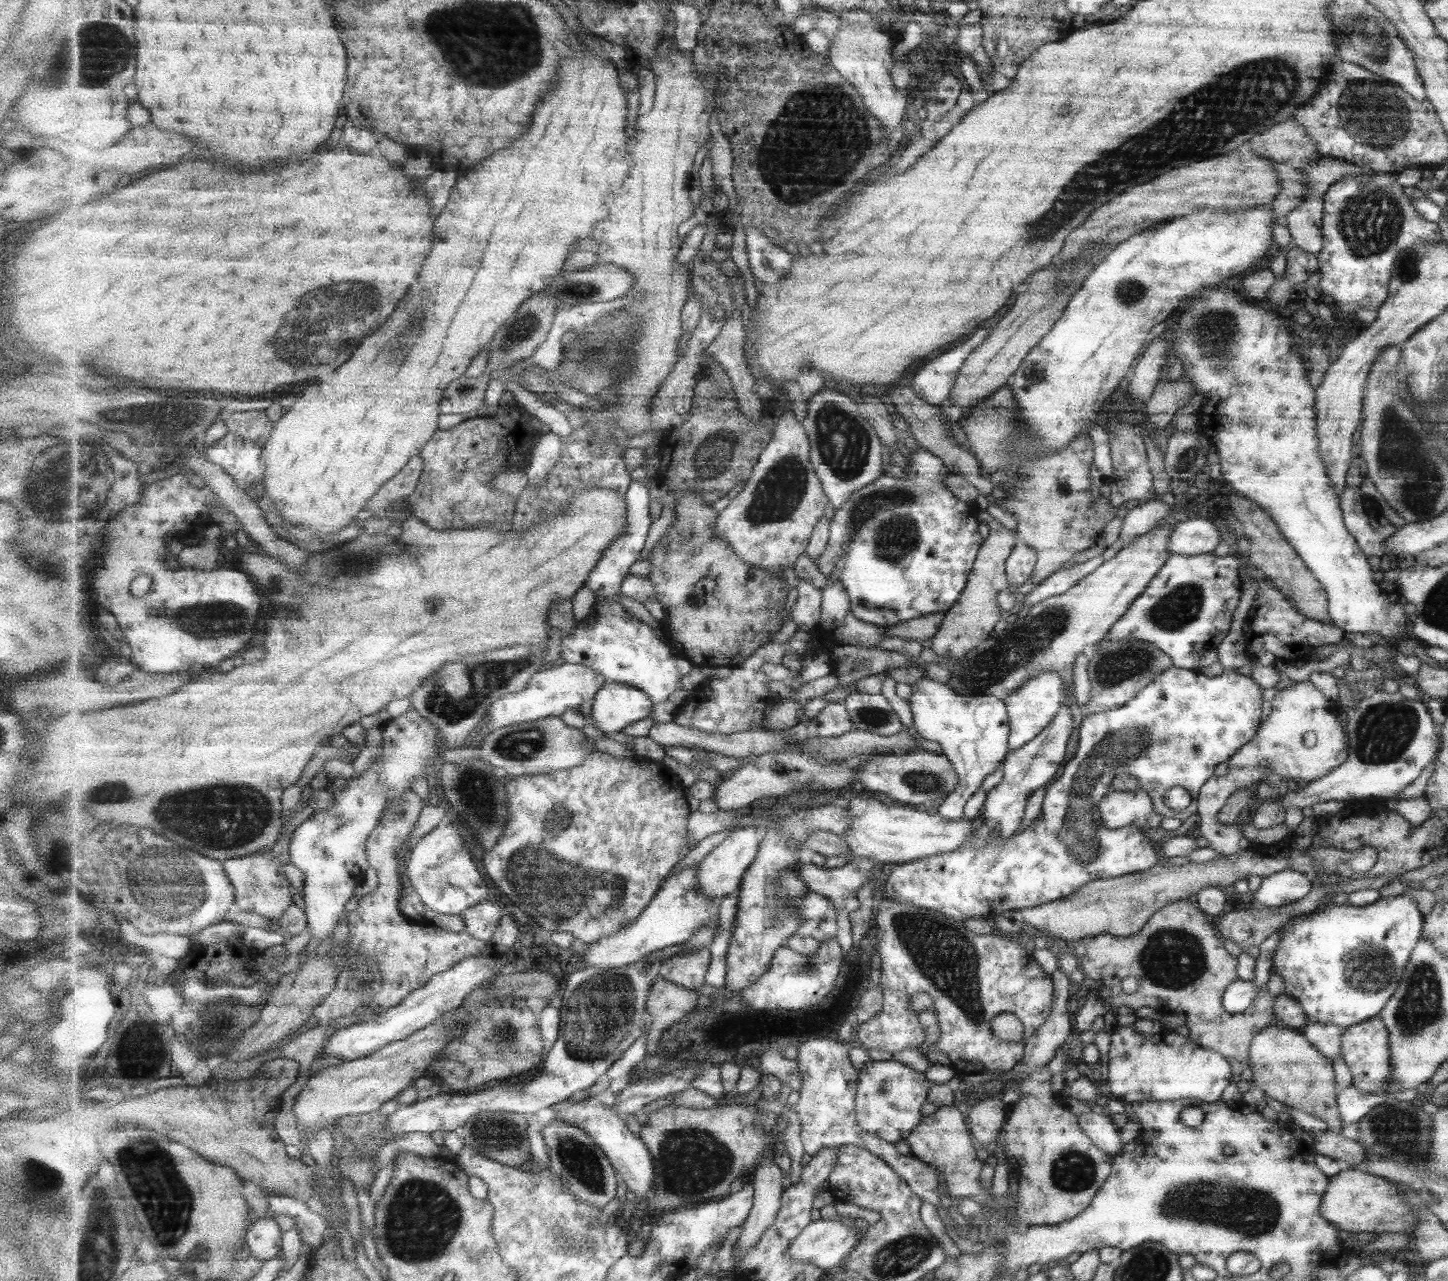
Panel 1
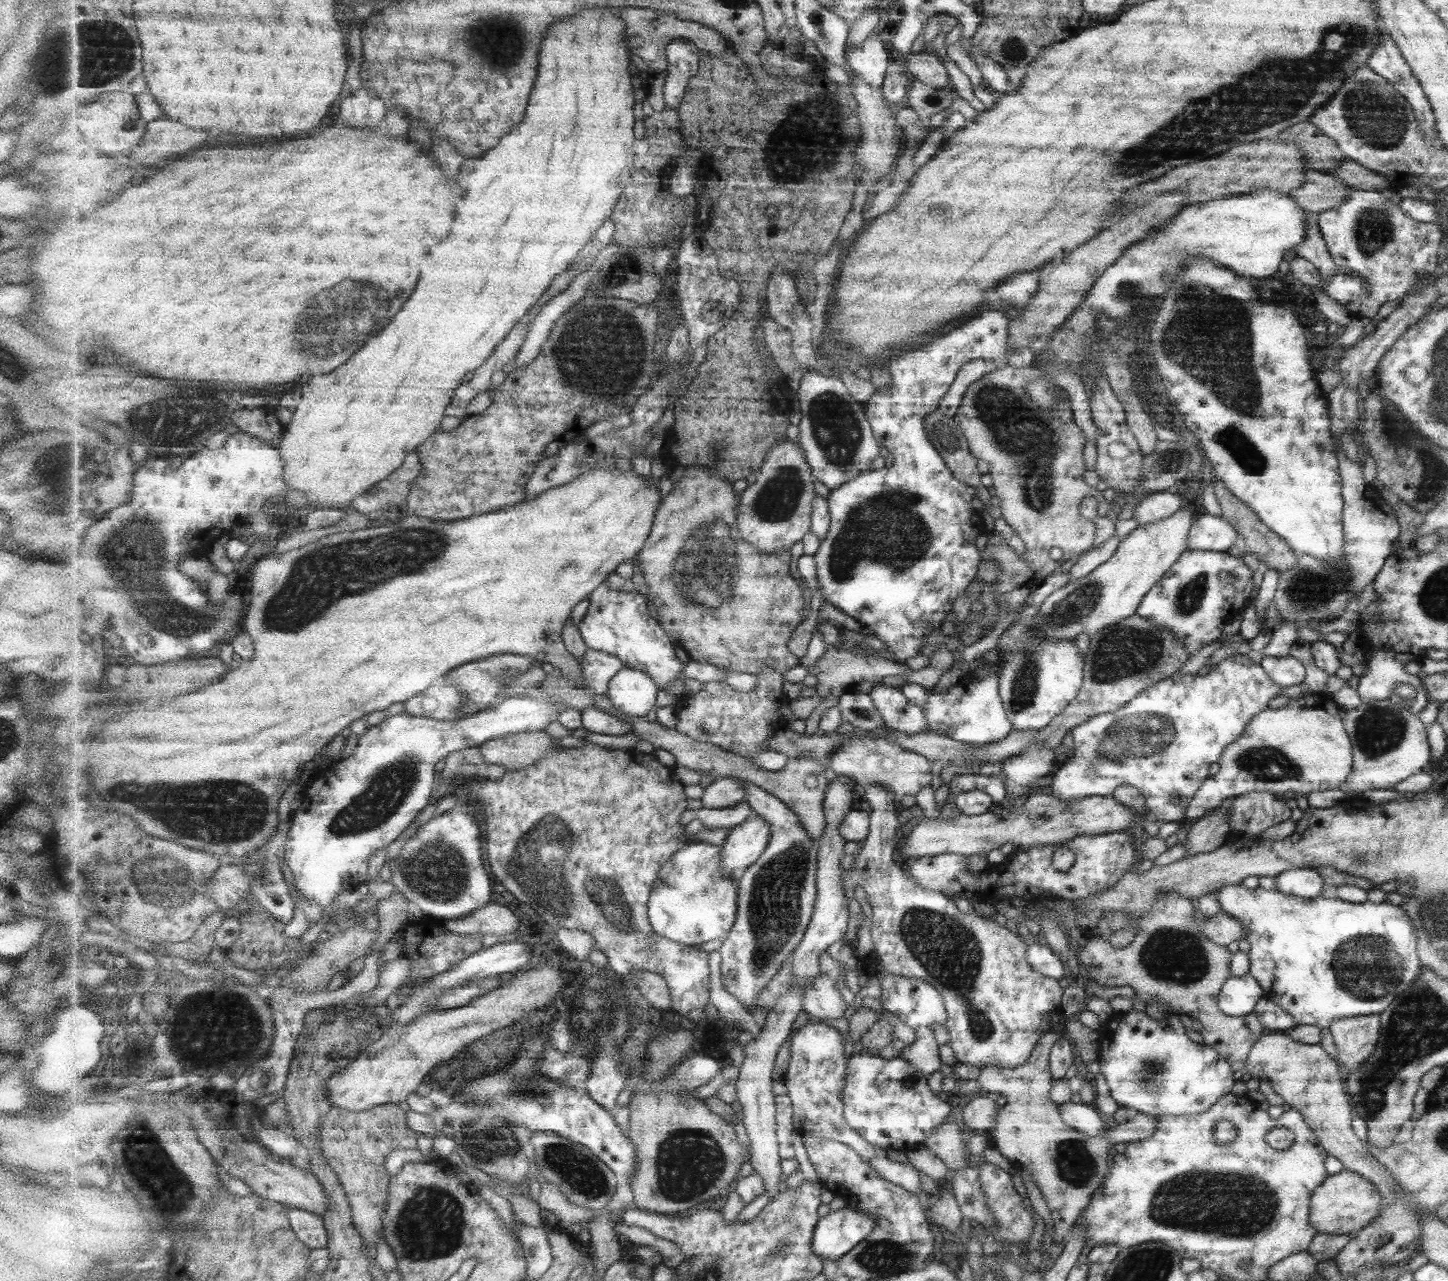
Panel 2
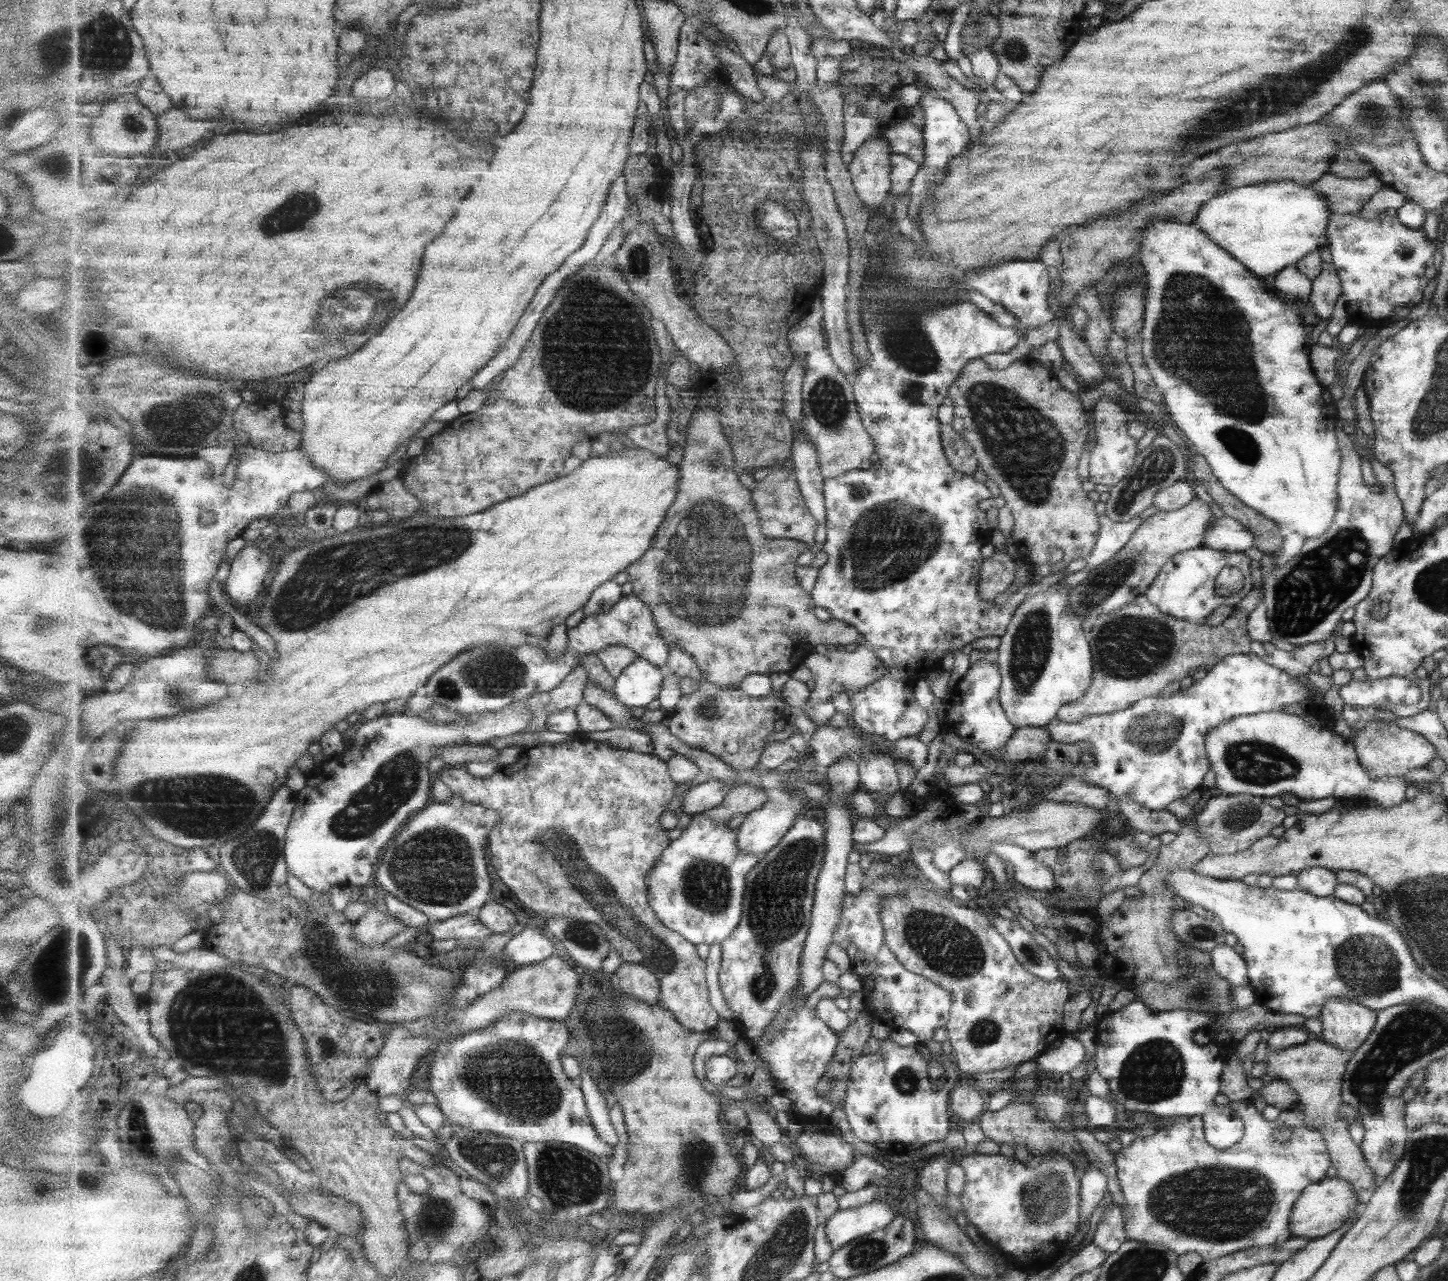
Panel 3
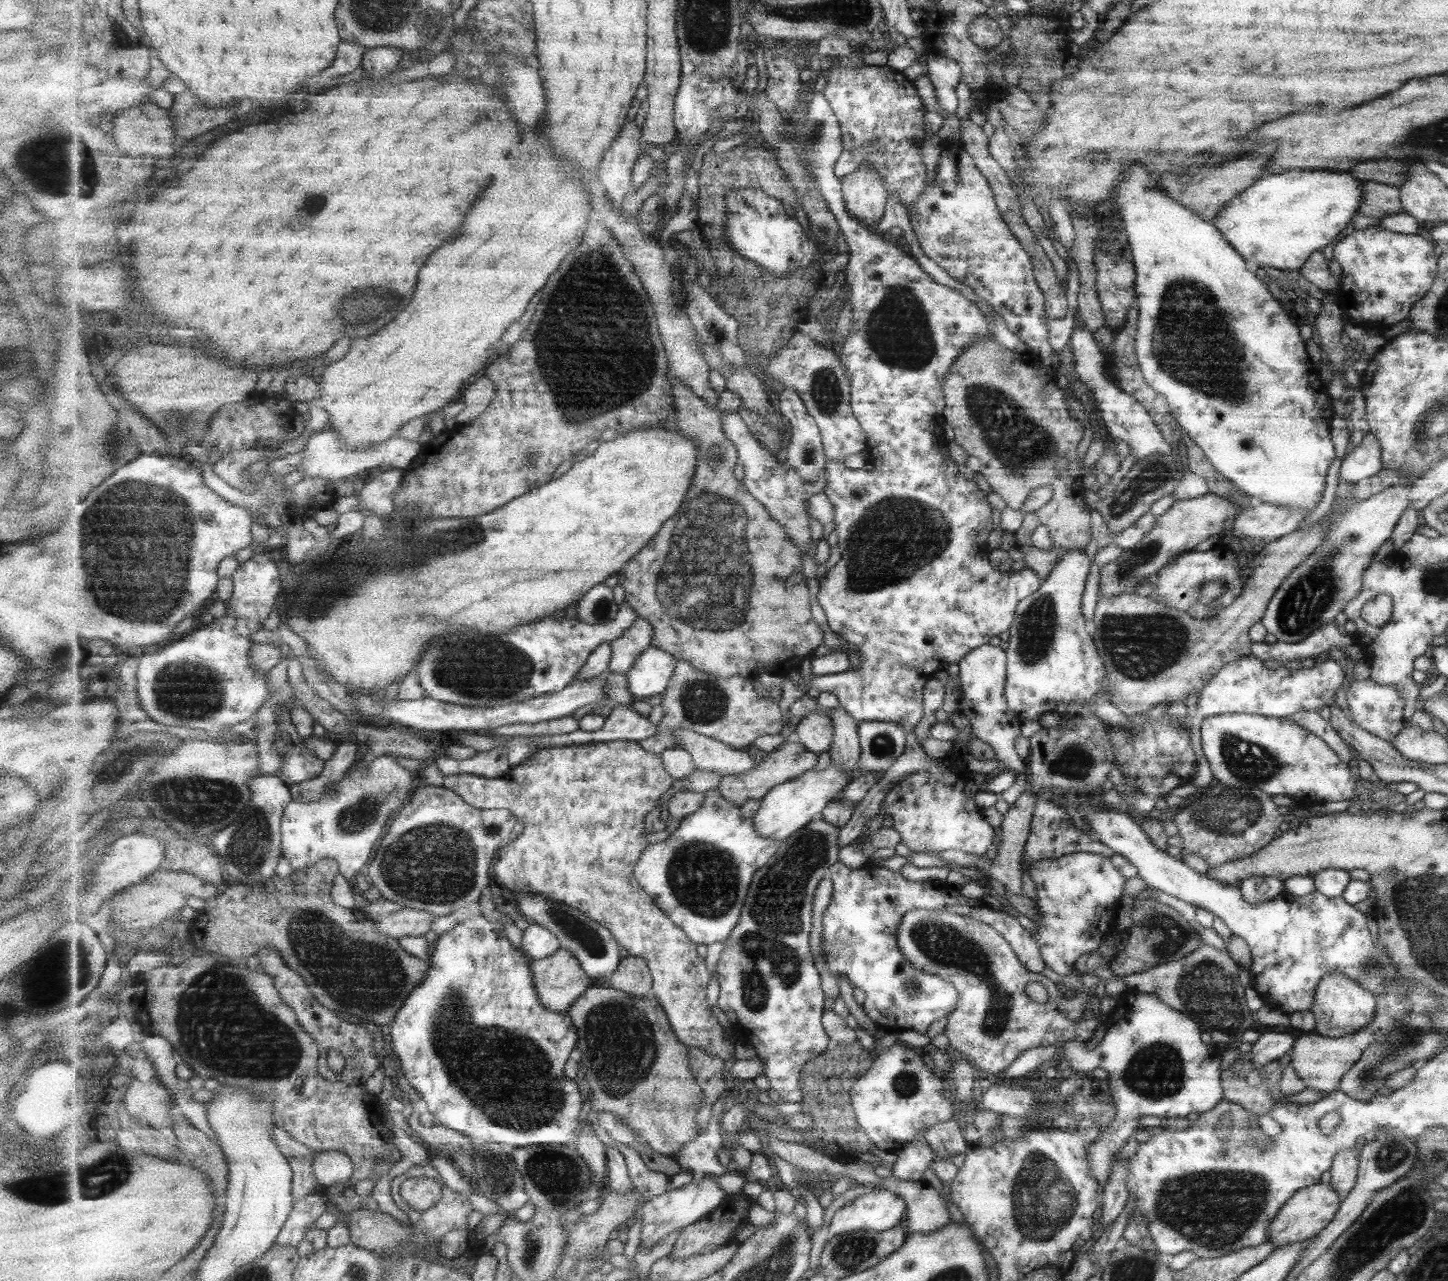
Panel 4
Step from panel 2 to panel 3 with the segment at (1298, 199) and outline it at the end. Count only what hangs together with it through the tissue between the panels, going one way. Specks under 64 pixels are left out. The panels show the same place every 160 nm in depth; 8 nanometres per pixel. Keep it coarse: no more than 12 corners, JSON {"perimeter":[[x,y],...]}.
{"perimeter":[[1325,173],[1309,186],[1331,213],[1354,214],[1384,185]]}

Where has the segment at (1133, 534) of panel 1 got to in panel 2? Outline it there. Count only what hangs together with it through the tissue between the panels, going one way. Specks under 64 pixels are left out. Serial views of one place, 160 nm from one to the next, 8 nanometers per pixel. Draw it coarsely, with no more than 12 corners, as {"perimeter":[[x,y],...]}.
{"perimeter":[[1161,491],[1133,508],[1138,525],[1155,522],[1180,510],[1183,497]]}

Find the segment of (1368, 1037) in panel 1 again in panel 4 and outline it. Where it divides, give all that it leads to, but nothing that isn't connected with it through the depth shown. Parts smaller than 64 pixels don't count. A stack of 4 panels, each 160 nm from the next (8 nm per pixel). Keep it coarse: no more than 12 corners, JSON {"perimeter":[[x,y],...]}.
{"perimeter":[[1331,971],[1318,981],[1312,1032],[1357,1032],[1374,1016],[1376,996]]}

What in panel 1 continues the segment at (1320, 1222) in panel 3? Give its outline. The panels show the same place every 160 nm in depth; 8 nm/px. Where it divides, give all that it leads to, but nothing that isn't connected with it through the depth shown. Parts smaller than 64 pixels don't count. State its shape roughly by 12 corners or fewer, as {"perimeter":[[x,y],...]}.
{"perimeter":[[1343,1167],[1319,1215],[1349,1233],[1408,1234],[1417,1219],[1392,1182]]}

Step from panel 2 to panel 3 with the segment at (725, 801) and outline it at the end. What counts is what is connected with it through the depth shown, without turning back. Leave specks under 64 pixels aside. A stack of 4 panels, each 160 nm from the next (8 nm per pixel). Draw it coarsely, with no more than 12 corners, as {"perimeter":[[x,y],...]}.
{"perimeter":[[713,779],[690,787],[680,810],[691,816],[721,806],[732,788]]}

